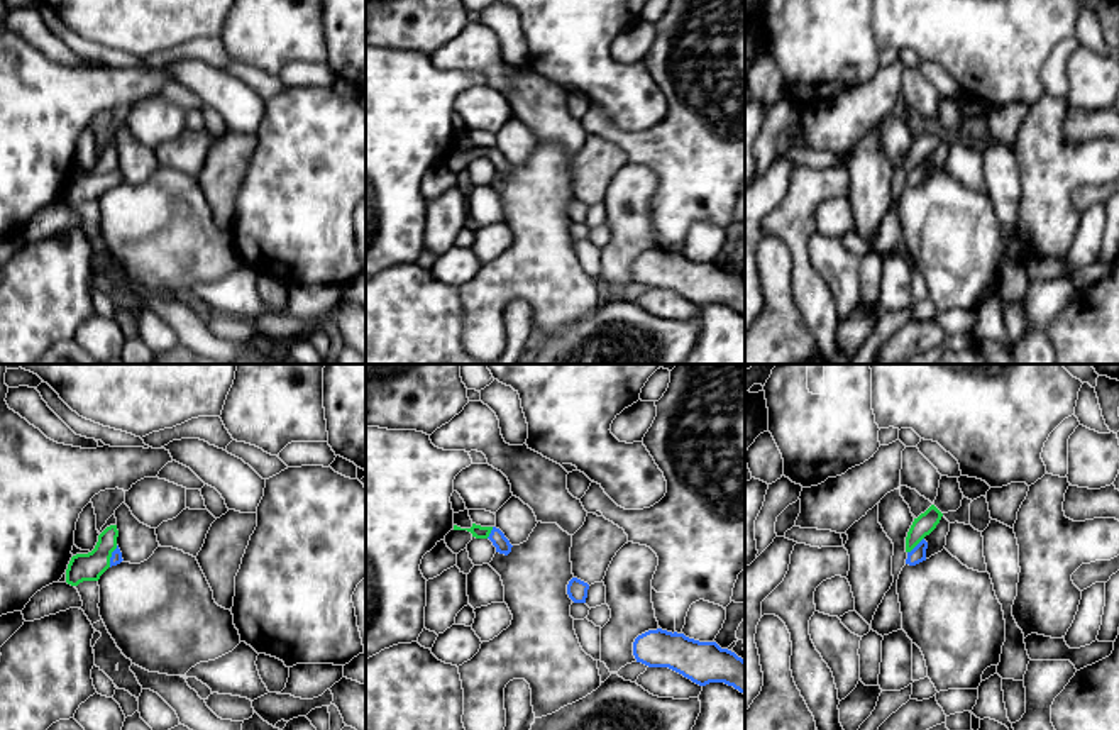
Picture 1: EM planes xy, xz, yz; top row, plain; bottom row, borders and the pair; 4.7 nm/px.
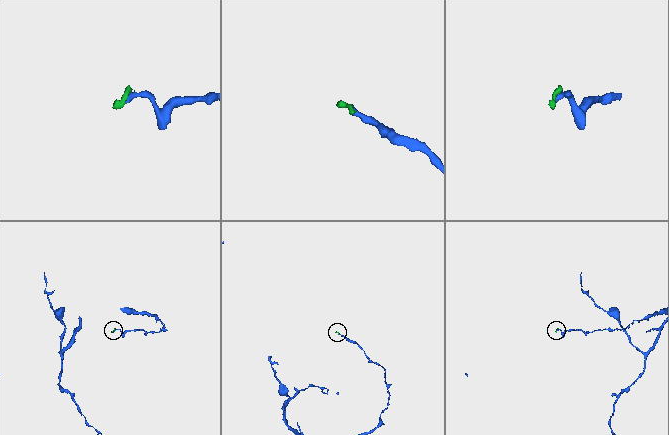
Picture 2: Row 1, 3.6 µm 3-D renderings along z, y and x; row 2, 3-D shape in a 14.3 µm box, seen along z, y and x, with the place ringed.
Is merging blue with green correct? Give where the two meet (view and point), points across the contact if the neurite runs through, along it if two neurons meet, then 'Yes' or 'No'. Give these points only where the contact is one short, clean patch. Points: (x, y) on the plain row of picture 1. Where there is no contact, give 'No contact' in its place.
Touches blue at xy (112, 176). Path across: xy (115, 178), (112, 176), (104, 176), (90, 187). Yes

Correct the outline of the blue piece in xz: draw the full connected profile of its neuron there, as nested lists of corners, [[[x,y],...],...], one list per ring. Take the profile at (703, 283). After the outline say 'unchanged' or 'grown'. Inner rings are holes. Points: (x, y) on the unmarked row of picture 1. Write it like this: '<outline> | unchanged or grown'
[[[657,249],[635,259],[633,276],[637,283],[669,288],[699,307],[725,303],[745,315],[745,281],[716,263]]] | unchanged

